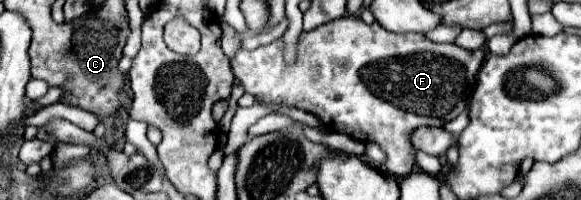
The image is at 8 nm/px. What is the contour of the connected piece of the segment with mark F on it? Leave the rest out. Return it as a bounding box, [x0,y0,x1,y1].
[230,16,484,178]

